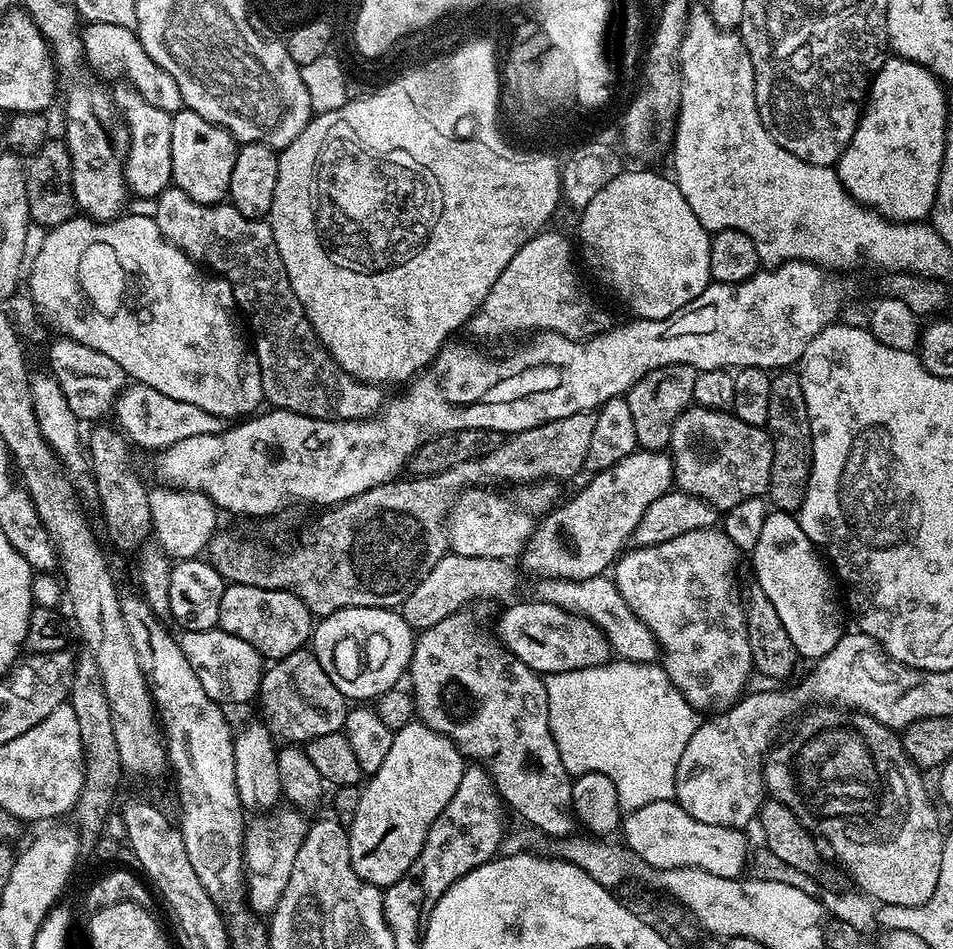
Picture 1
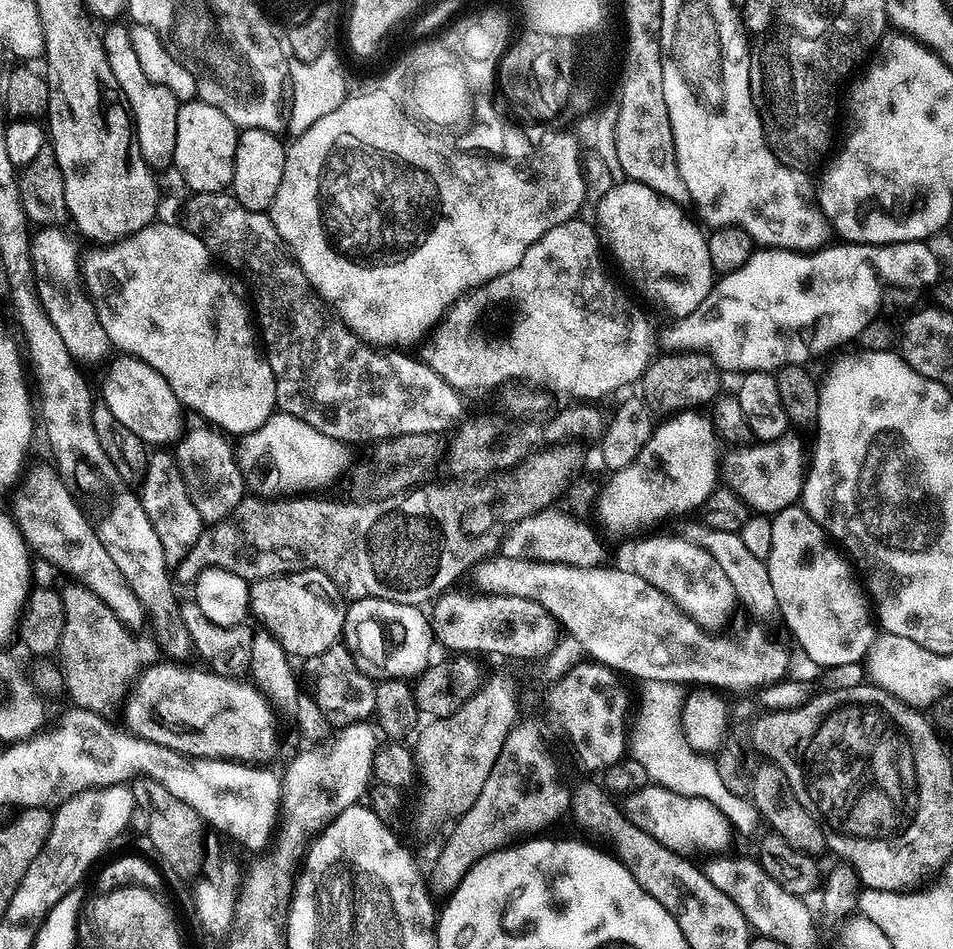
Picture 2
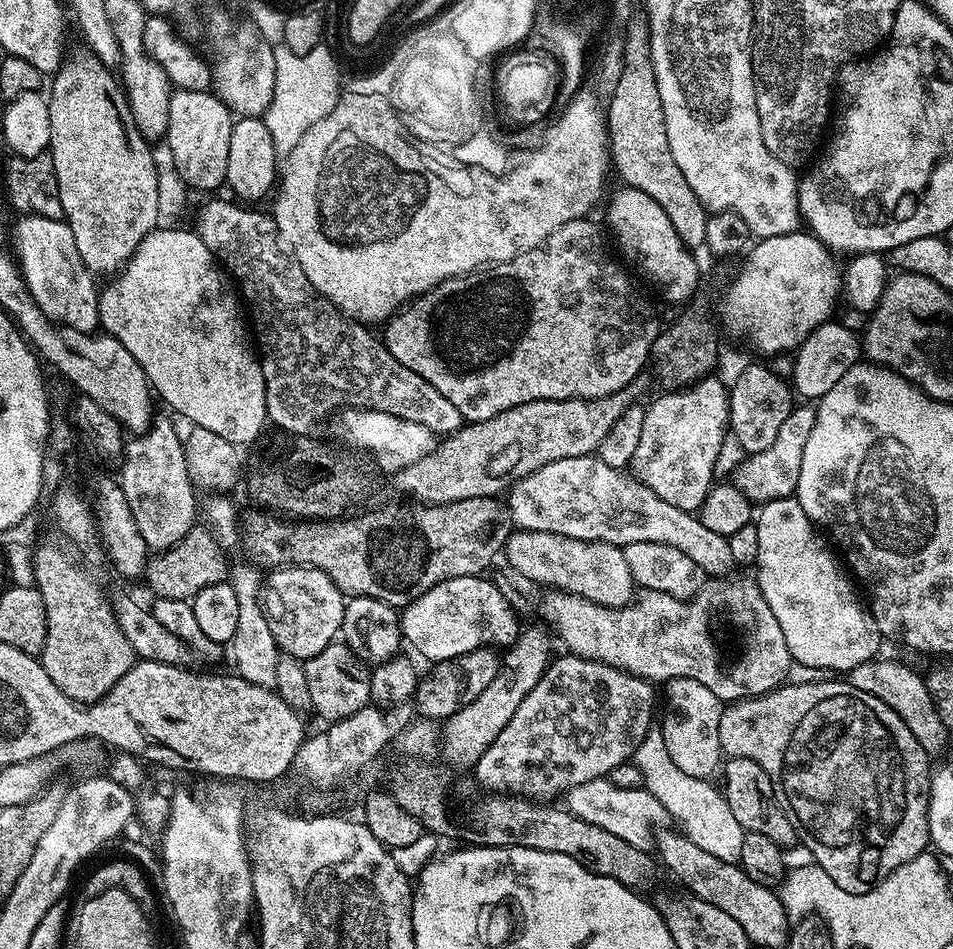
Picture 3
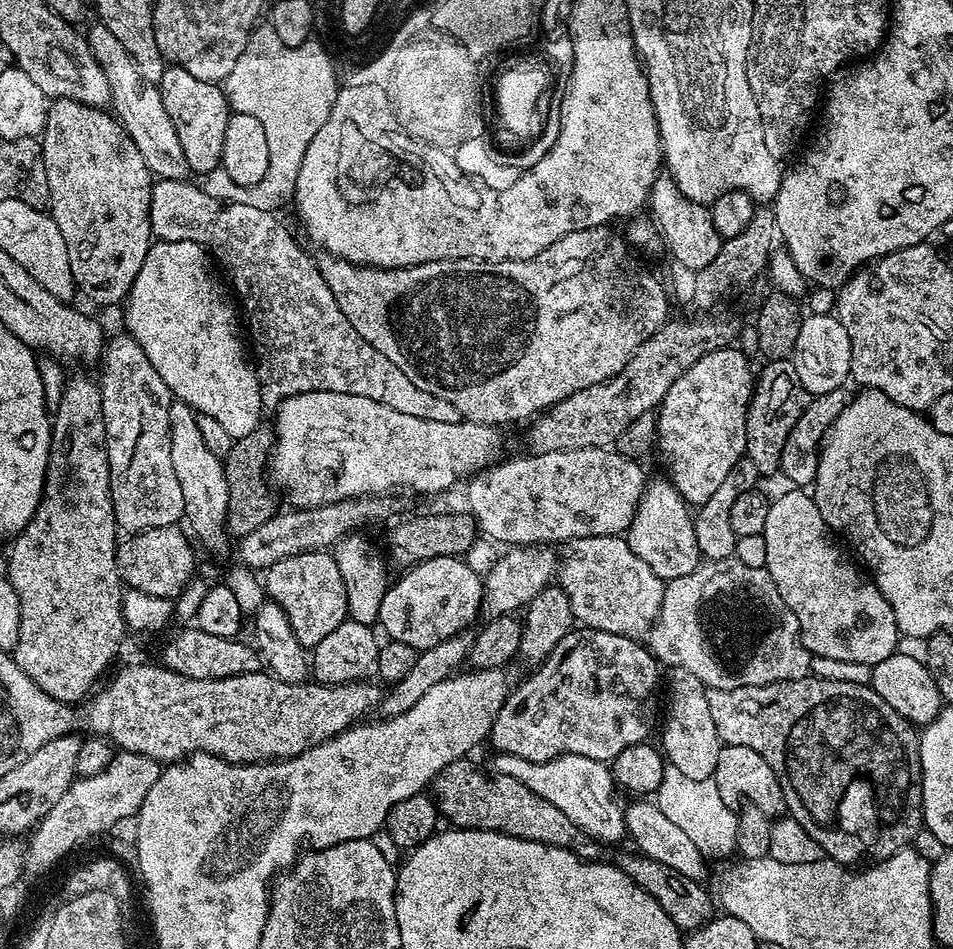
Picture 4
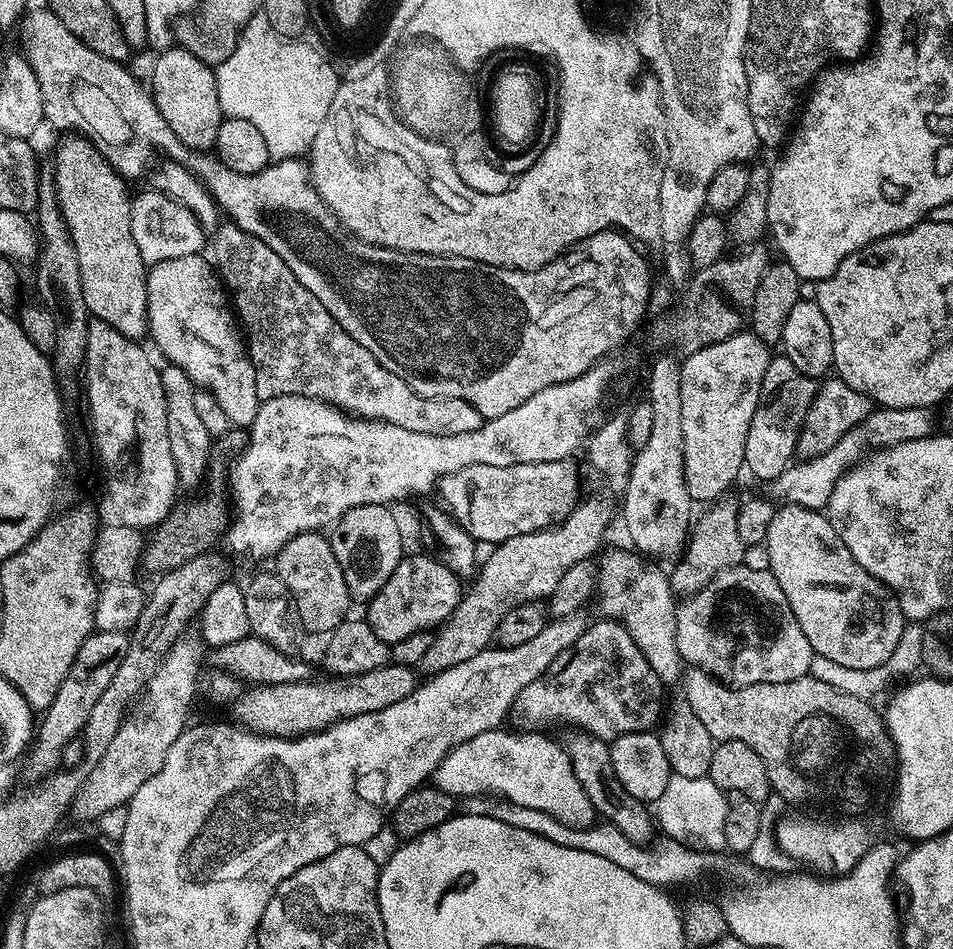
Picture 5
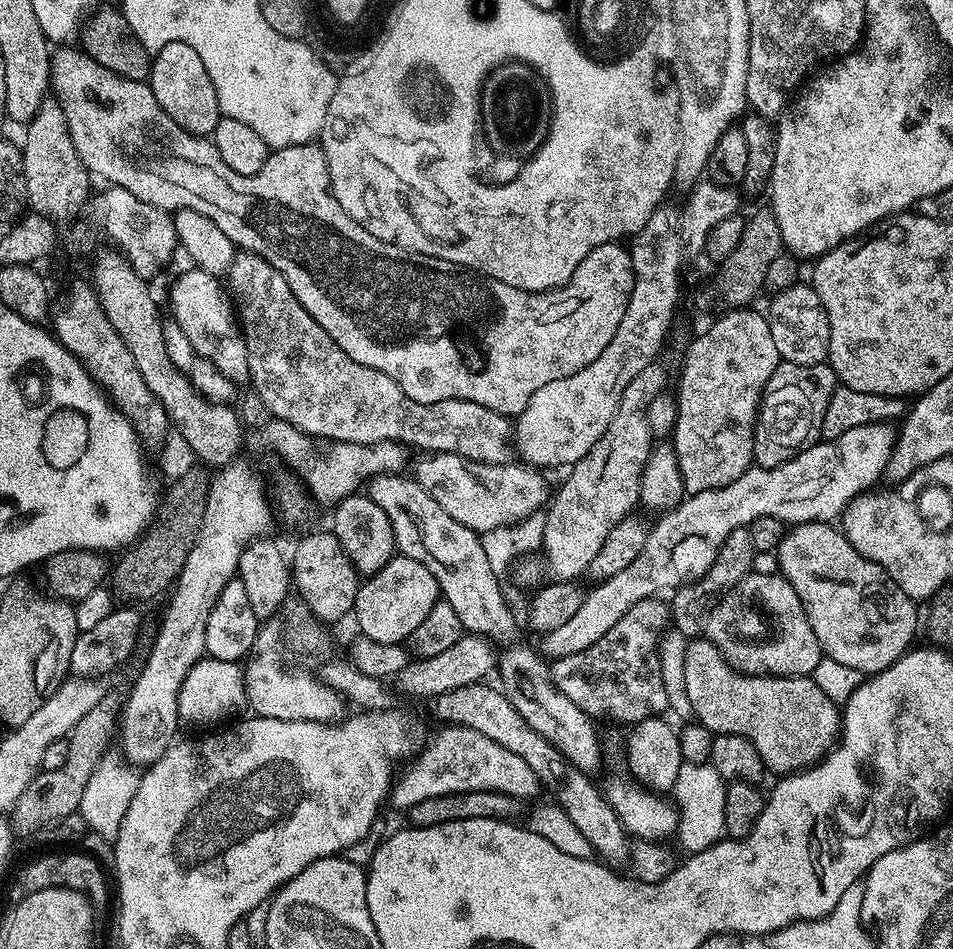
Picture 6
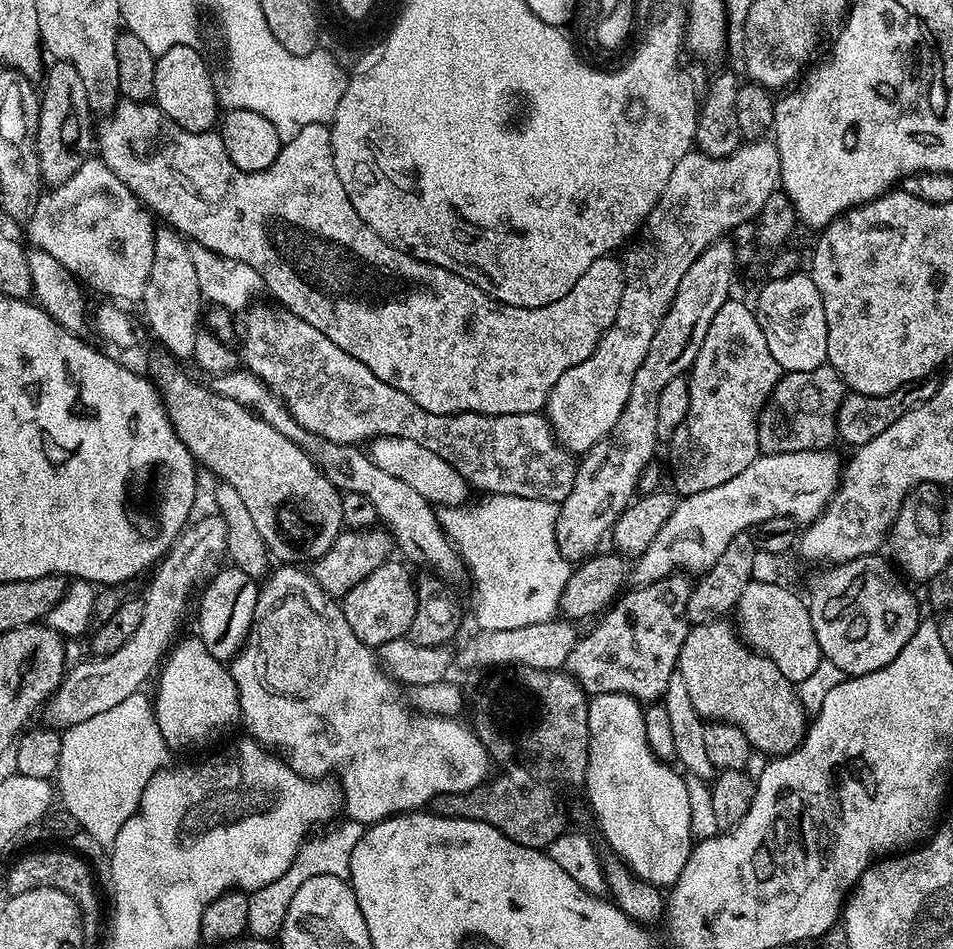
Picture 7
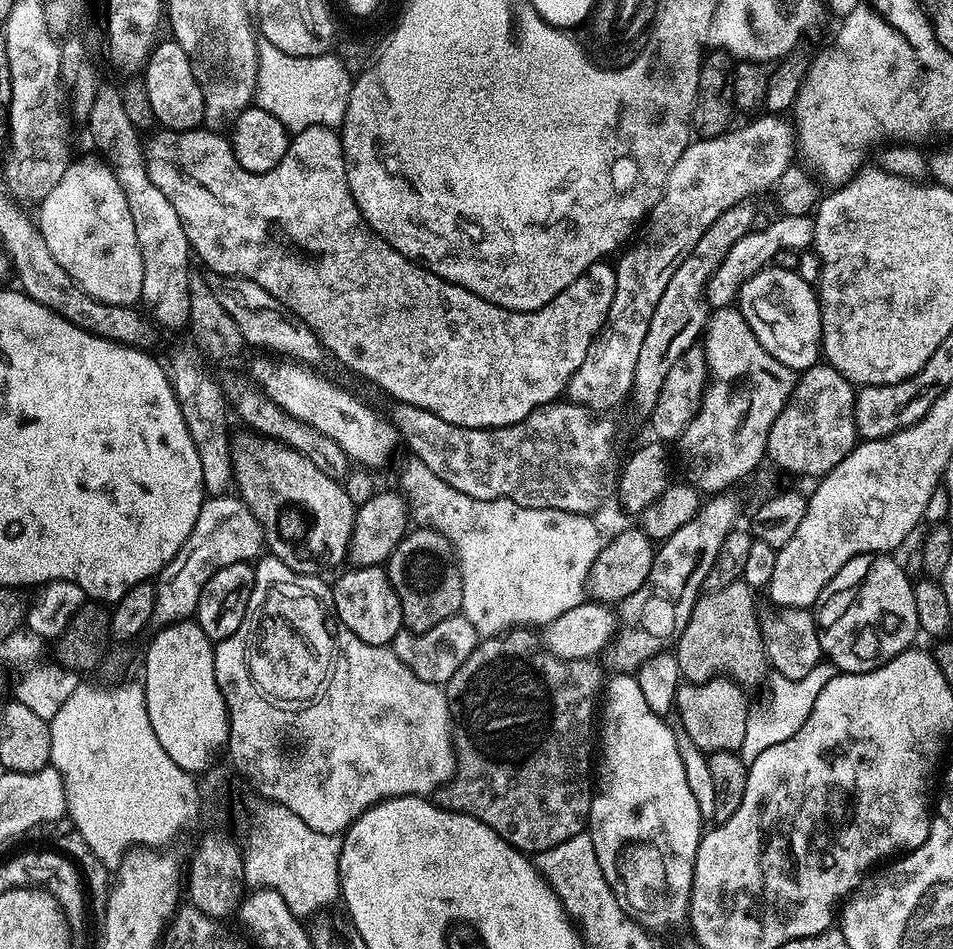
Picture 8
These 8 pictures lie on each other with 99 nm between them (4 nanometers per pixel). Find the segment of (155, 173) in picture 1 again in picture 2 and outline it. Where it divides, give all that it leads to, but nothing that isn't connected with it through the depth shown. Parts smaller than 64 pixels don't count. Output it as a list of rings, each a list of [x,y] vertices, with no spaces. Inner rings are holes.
[[[109,23],[107,25],[109,28],[105,27],[102,32],[104,49],[110,62],[110,70],[114,70],[114,78],[118,81],[118,86],[122,86],[122,94],[126,94],[126,102],[132,112],[132,122],[136,125],[136,141],[142,158],[152,170],[158,170],[158,168],[171,169],[173,167],[172,159],[174,158],[174,138],[178,134],[178,110],[181,101],[176,100],[174,94],[170,94],[170,90],[166,90],[164,86],[158,86],[154,82],[150,82],[150,78],[146,78],[146,70],[142,70],[142,62],[138,62],[138,54],[134,51],[134,44],[130,42],[129,25],[122,23]]]

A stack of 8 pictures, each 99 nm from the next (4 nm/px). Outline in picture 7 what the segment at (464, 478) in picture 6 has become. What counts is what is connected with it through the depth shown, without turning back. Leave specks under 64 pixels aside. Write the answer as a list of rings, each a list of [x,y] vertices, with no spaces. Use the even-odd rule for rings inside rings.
[[[377,436],[371,441],[370,455],[380,469],[388,471],[393,478],[402,478],[406,486],[418,490],[418,494],[432,501],[433,505],[467,505],[469,503],[470,485],[462,473],[454,466],[450,466],[450,462],[434,454],[434,450],[426,450],[422,442],[410,442],[410,438],[397,436]]]

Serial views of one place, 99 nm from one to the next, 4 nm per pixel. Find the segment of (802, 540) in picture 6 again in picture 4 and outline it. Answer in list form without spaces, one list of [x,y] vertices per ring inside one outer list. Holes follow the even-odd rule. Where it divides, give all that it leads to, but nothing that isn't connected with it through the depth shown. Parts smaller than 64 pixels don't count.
[[[788,490],[777,500],[773,499],[768,506],[766,526],[762,533],[766,542],[766,562],[770,578],[774,578],[774,586],[778,594],[782,594],[782,602],[790,606],[794,618],[800,627],[800,638],[812,656],[836,658],[838,662],[852,662],[873,666],[897,651],[896,643],[902,640],[900,627],[896,624],[894,610],[890,602],[886,602],[878,586],[855,563],[844,557],[845,549],[835,544],[833,533],[822,518],[815,499],[804,490]]]

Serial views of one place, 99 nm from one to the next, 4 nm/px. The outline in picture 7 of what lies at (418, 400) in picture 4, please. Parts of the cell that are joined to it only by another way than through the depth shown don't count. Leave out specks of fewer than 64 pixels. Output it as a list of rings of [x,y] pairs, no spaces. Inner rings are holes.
[[[249,307],[244,320],[244,348],[242,364],[254,373],[284,405],[290,414],[308,432],[319,436],[321,440],[339,444],[359,445],[360,440],[371,441],[377,436],[397,436],[410,438],[410,442],[422,442],[426,450],[434,450],[450,466],[462,473],[473,489],[482,488],[483,493],[498,495],[518,495],[519,498],[546,499],[559,505],[572,493],[576,477],[577,457],[569,452],[556,438],[552,423],[547,415],[540,412],[530,414],[502,414],[487,416],[481,412],[459,412],[453,416],[430,414],[422,410],[402,390],[382,382],[358,358],[346,354],[322,330],[314,330],[310,322],[302,322],[295,314],[287,310]]]

